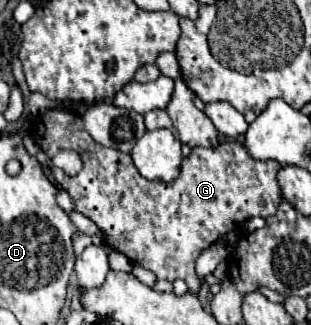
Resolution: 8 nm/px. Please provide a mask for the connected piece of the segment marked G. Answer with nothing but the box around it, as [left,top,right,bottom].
[34,108,282,292]

